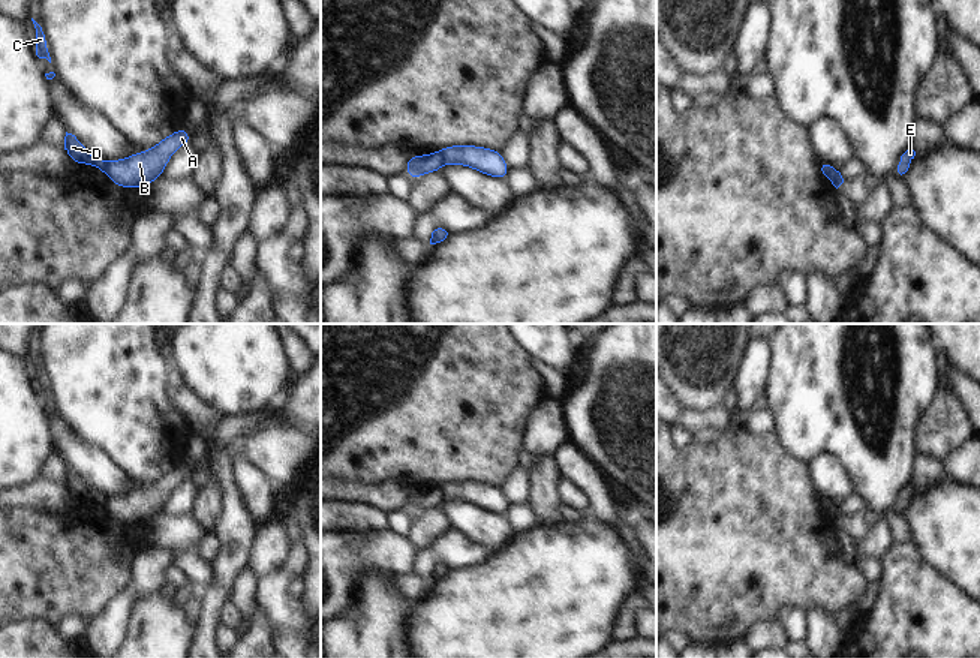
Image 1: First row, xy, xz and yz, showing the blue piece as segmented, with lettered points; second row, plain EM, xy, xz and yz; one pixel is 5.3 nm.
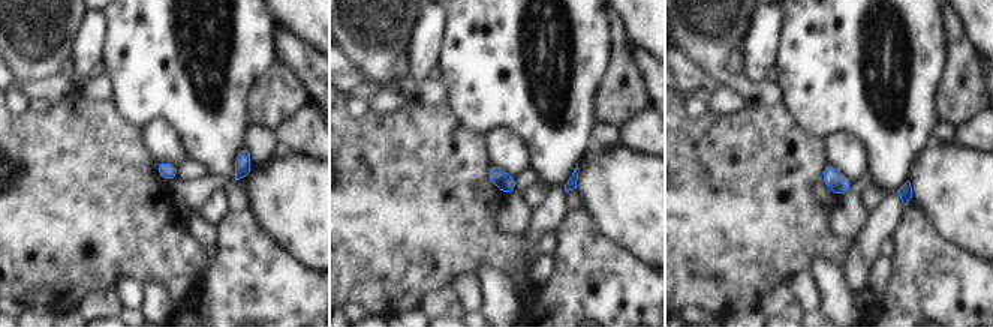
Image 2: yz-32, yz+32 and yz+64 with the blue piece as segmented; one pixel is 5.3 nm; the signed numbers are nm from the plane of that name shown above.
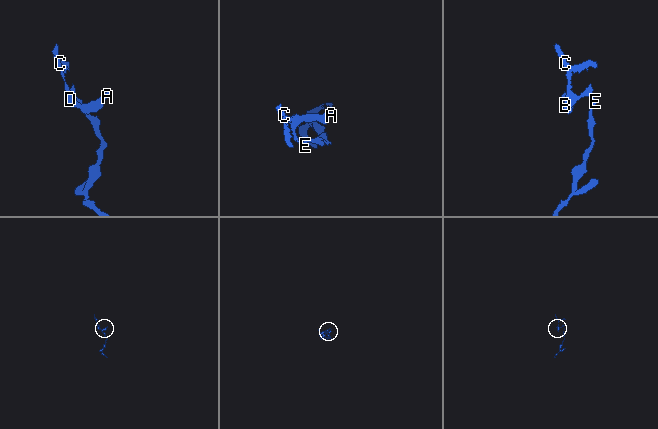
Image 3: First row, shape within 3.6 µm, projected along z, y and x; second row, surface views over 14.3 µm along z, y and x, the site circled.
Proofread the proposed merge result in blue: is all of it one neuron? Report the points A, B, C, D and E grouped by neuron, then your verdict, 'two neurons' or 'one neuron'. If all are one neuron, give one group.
A B / C D E; two neurons

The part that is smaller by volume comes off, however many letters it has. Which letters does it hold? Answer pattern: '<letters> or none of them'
A, B

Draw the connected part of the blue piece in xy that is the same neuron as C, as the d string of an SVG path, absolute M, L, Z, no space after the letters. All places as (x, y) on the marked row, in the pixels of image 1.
M31 18L34 28L36 28L36 42L33 43L33 48L36 51L36 55L39 58L46 58L51 63L51 57L48 52L48 40L42 31L42 27Z

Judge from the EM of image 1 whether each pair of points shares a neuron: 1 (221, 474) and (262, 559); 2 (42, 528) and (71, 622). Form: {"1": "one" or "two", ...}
{"1": "two", "2": "two"}

